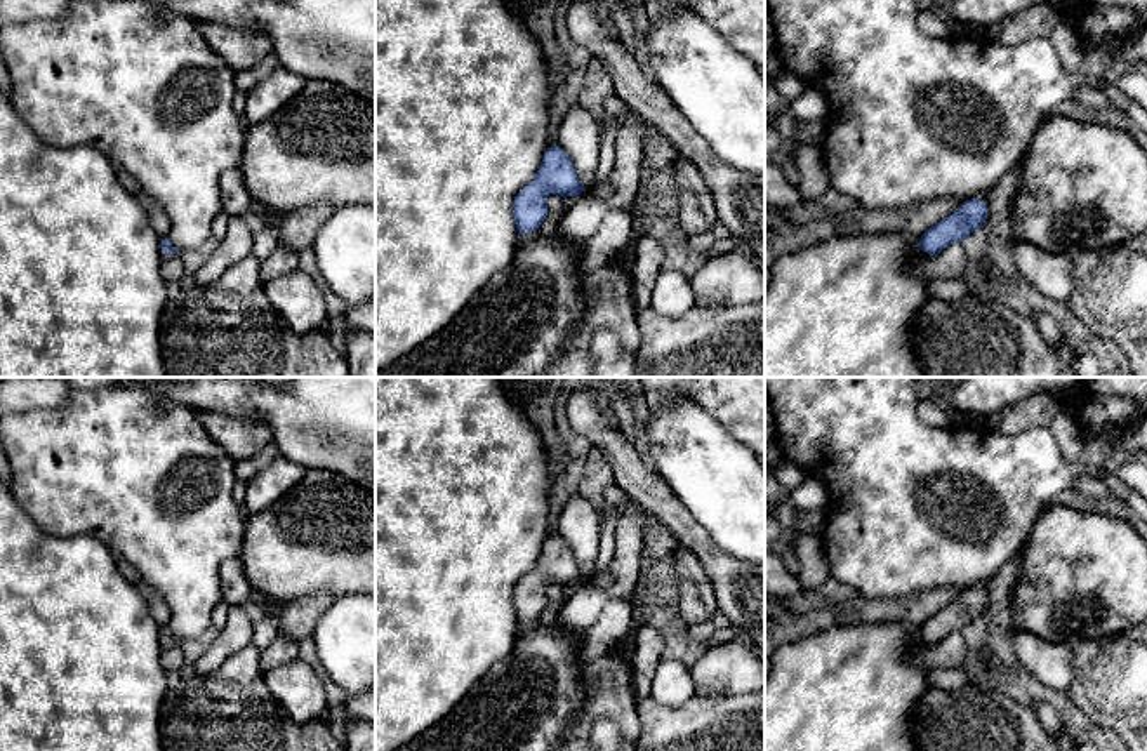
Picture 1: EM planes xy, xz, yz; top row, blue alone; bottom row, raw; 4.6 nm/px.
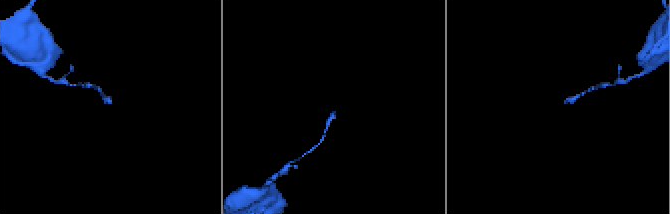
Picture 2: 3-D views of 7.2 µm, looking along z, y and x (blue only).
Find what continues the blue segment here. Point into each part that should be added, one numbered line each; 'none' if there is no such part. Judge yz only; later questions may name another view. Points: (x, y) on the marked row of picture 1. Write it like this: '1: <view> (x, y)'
none

